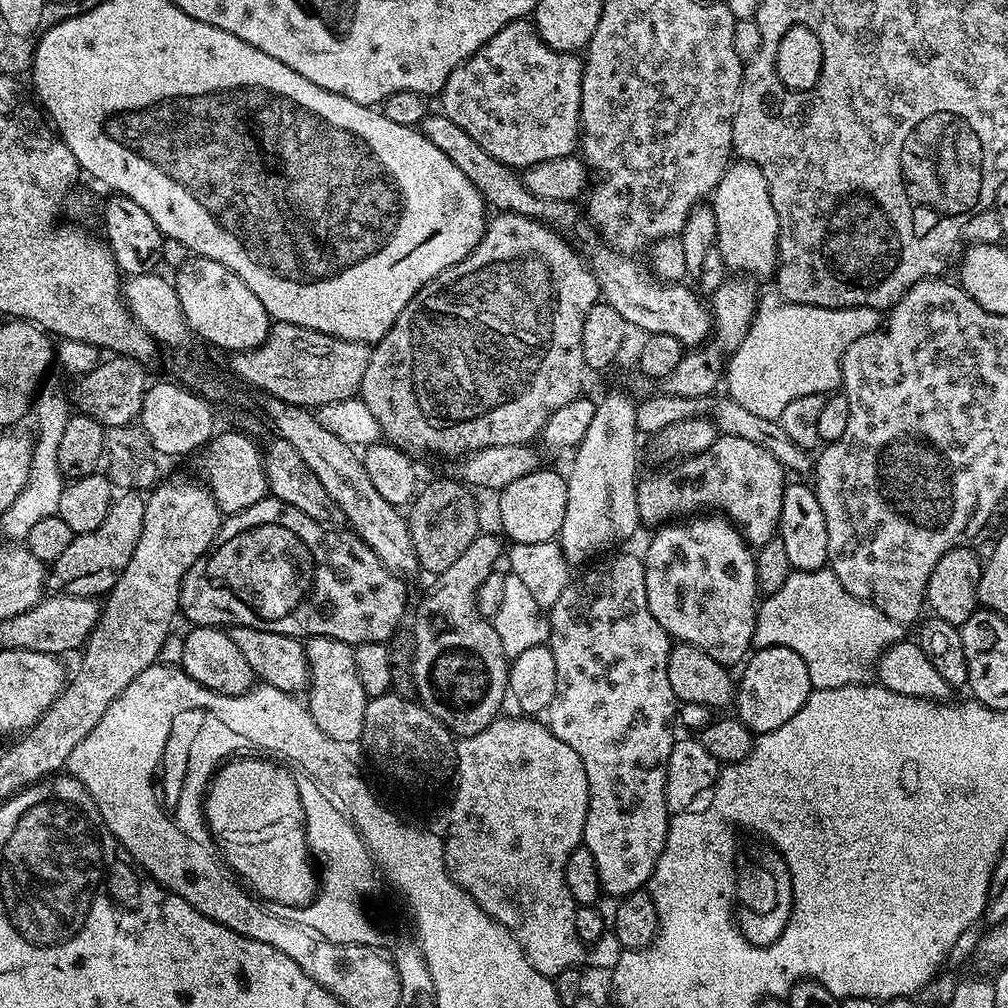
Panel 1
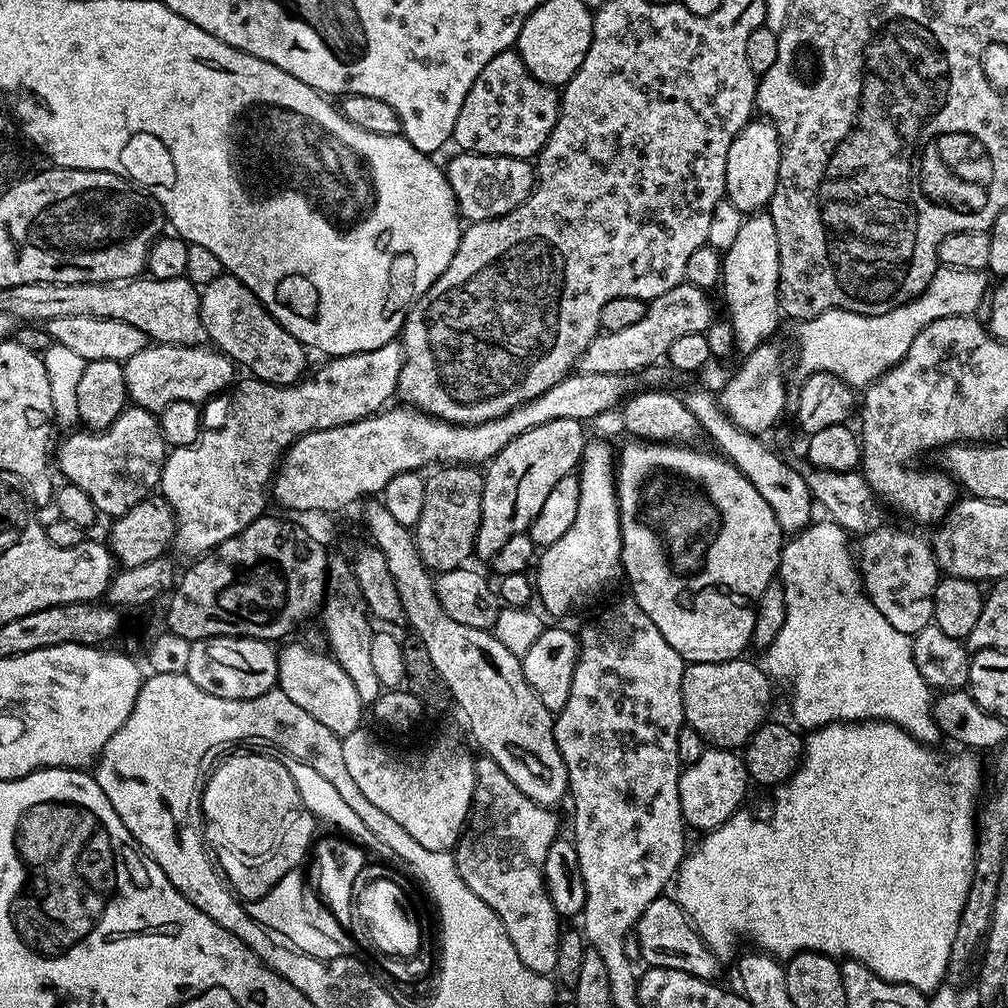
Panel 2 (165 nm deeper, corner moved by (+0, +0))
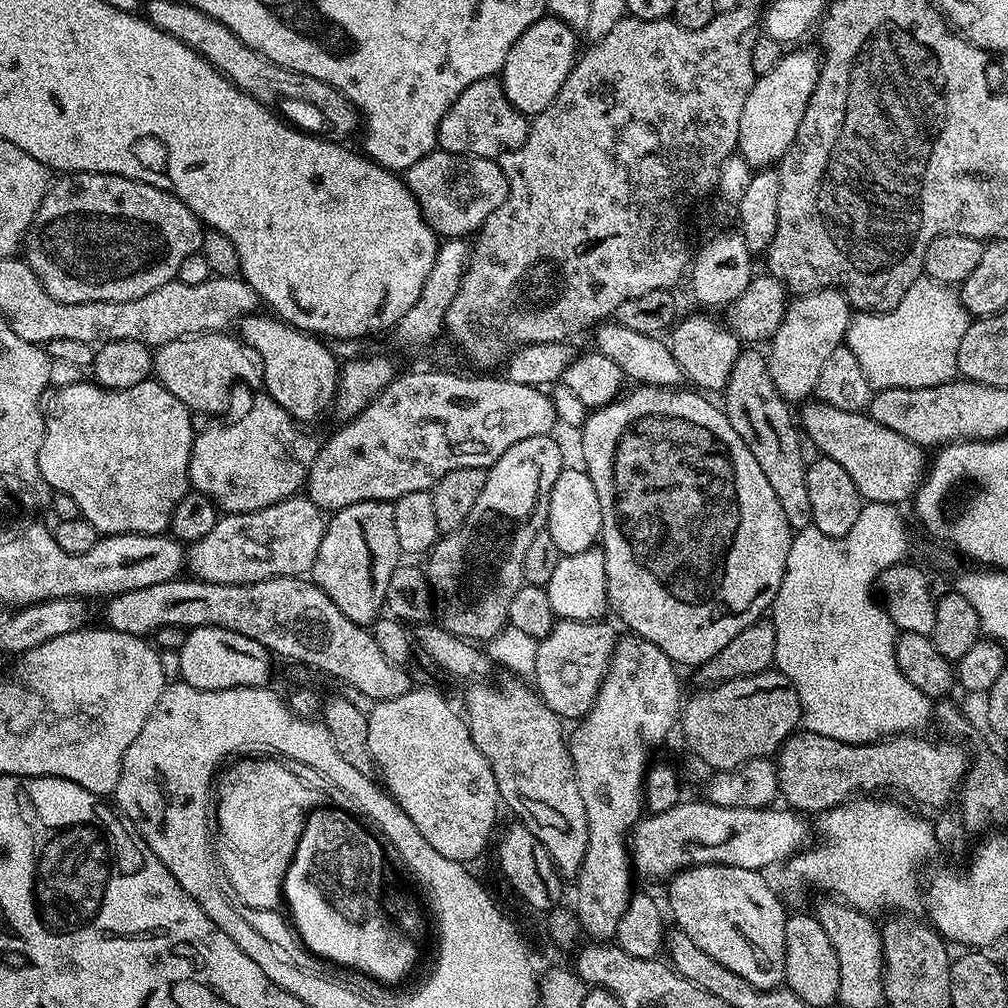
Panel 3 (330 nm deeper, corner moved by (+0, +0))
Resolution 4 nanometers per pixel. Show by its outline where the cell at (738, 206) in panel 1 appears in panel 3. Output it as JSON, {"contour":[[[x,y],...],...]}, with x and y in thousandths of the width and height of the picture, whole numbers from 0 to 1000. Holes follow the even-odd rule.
{"contour":[[[794,48],[791,52],[779,51],[775,60],[762,73],[751,75],[744,89],[744,97],[740,97],[740,105],[736,105],[736,121],[732,129],[732,151],[747,169],[765,167],[773,164],[774,159],[784,149],[788,137],[792,133],[792,125],[796,125],[796,113],[800,113],[800,105],[810,88],[813,76],[815,56],[813,51],[805,52],[802,48]]]}

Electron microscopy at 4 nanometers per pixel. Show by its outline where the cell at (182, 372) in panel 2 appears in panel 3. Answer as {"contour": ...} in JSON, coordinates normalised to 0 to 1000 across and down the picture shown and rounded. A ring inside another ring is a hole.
{"contour":[[[202,329],[198,333],[187,333],[184,337],[174,337],[158,342],[153,349],[153,373],[173,395],[177,395],[192,411],[198,409],[221,410],[228,395],[229,385],[236,380],[258,383],[262,379],[260,351],[252,347],[233,332],[221,329]]]}

